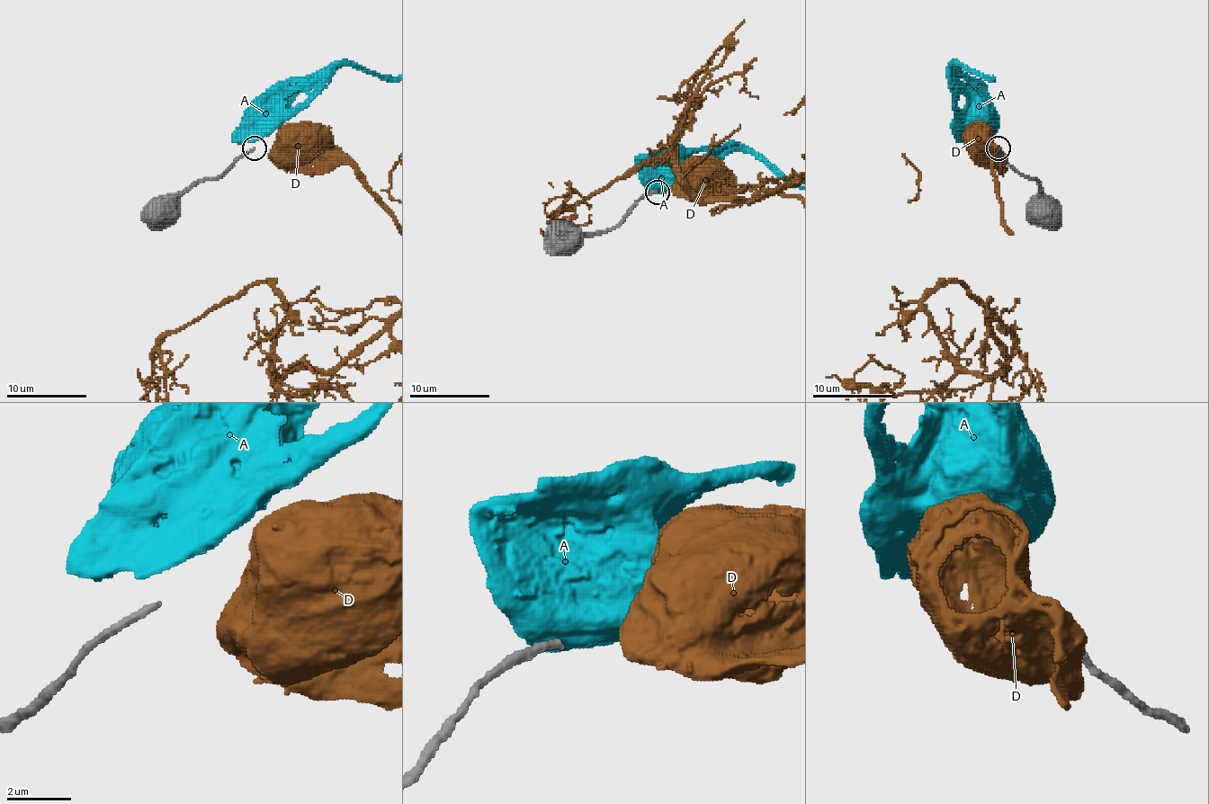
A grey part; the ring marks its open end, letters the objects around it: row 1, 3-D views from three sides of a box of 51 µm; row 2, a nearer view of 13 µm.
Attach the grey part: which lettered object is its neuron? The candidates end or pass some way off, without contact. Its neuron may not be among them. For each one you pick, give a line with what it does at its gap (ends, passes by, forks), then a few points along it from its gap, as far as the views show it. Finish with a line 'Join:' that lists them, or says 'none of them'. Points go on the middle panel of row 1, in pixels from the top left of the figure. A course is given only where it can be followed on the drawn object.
Join: none of them

